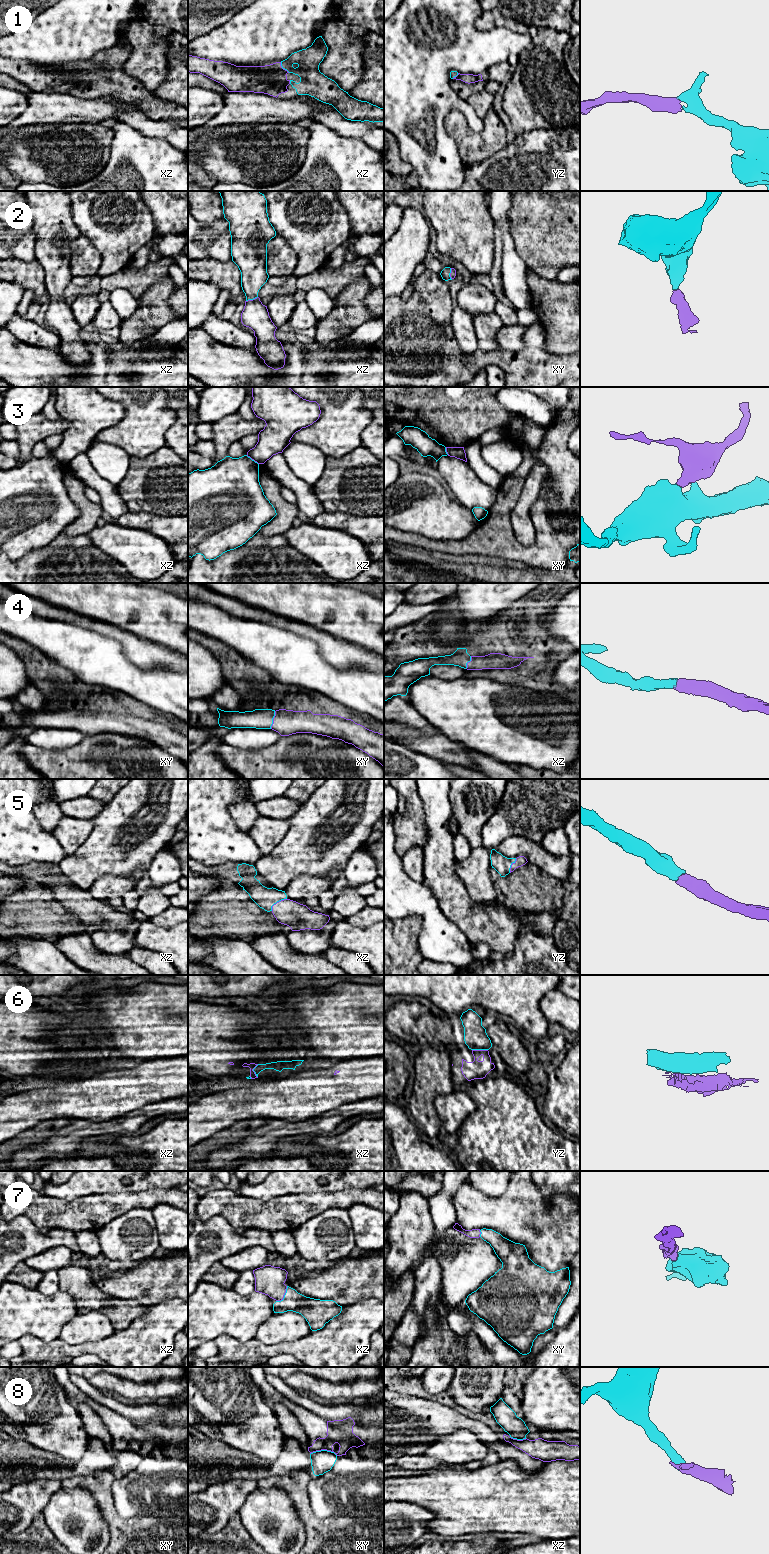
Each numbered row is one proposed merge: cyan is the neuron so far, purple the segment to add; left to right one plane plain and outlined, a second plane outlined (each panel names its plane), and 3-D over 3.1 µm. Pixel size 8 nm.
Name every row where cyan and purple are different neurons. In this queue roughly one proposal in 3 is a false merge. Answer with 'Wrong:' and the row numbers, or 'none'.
Wrong: 3, 6, 8

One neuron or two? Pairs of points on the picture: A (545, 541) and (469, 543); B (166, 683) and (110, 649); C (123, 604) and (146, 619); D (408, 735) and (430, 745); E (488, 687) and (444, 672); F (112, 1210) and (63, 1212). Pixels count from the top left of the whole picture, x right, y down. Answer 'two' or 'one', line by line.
A: one
B: one
C: one
D: one
E: two
F: one

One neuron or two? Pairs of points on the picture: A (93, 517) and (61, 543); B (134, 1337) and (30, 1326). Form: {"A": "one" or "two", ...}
{"A": "two", "B": "two"}

